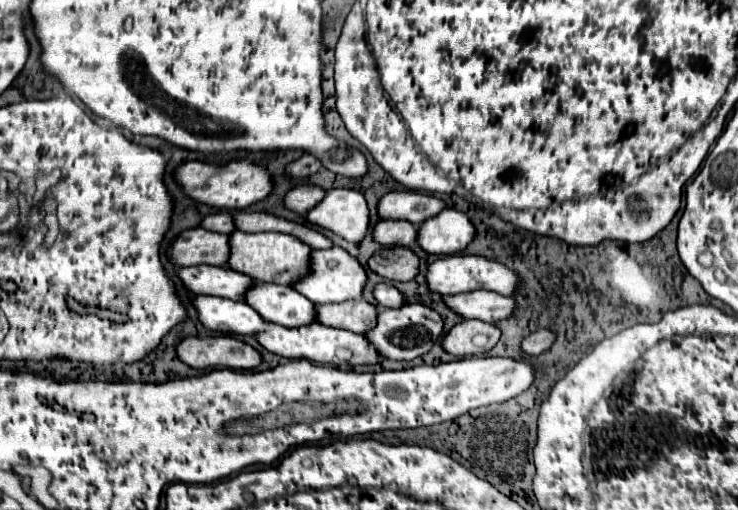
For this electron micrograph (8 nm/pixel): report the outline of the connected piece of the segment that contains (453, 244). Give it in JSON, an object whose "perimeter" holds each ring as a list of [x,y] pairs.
{"perimeter":[[[445,208],[431,220],[421,224],[419,246],[429,254],[457,254],[463,252],[475,238],[475,226],[465,212],[455,208]]]}

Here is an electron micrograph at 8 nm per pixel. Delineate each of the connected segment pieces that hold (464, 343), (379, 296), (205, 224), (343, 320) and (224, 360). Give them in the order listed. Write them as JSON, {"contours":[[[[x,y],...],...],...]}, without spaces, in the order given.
{"contours":[[[[463,320],[457,326],[453,326],[451,332],[445,336],[443,348],[457,358],[471,356],[473,348],[475,348],[475,346],[471,346],[471,338],[475,334],[487,334],[489,336],[487,346],[481,348],[481,352],[487,352],[497,344],[497,340],[501,336],[501,330],[495,324],[487,324],[487,322],[481,322],[481,320]]],[[[377,284],[373,296],[385,308],[401,308],[405,304],[405,296],[395,286],[389,284]]],[[[217,212],[217,214],[209,214],[203,218],[201,228],[207,228],[211,232],[221,232],[221,234],[231,234],[235,230],[235,222],[233,222],[233,214],[229,212]]],[[[351,300],[341,304],[317,304],[317,320],[331,328],[365,334],[377,324],[377,306],[367,300]]],[[[189,336],[177,346],[177,356],[185,364],[201,370],[215,366],[231,370],[251,370],[263,362],[261,354],[253,346],[233,336]]]]}

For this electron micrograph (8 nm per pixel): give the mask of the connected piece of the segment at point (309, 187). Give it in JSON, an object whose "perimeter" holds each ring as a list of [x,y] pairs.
{"perimeter":[[[301,184],[291,188],[291,192],[287,192],[285,196],[285,206],[289,210],[295,210],[297,214],[307,214],[313,206],[317,206],[323,198],[325,198],[325,190],[313,184]]]}

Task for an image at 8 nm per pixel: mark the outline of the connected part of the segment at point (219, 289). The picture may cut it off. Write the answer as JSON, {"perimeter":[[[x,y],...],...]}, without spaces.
{"perimeter":[[[201,264],[191,268],[179,268],[177,276],[197,296],[221,296],[237,302],[245,302],[245,294],[255,286],[255,280],[251,276],[223,266]]]}

